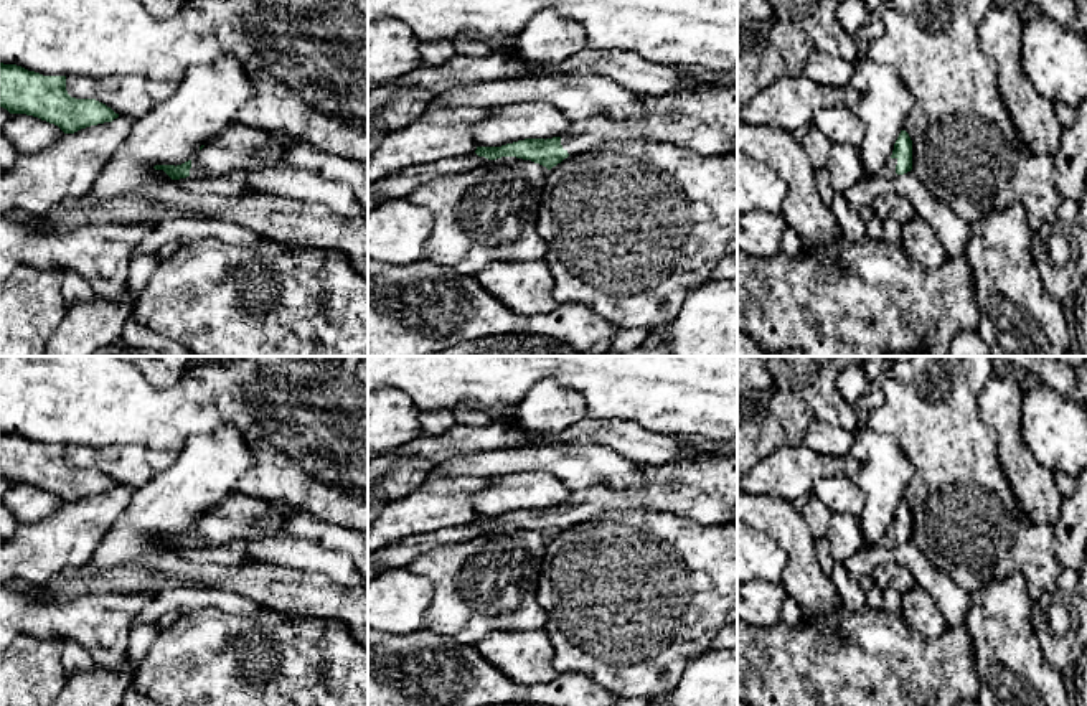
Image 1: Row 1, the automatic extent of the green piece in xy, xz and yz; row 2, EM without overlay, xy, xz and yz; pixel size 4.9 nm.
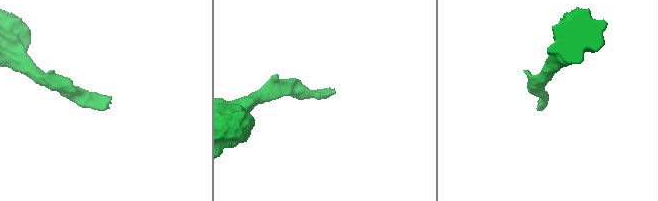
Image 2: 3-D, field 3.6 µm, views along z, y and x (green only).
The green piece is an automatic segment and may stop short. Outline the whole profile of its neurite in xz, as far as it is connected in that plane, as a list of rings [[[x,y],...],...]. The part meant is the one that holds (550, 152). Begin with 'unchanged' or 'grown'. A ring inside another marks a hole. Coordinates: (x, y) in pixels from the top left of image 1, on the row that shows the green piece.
grown; [[[693,82],[665,96],[640,96],[642,117],[594,115],[571,122],[561,137],[477,147],[488,160],[516,157],[551,170],[567,157],[623,140],[656,140],[701,155],[737,150],[737,86]]]

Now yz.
grown; [[[901,130],[891,160],[881,170],[879,175],[892,178],[896,175],[904,175],[912,170],[912,140],[906,130]]]

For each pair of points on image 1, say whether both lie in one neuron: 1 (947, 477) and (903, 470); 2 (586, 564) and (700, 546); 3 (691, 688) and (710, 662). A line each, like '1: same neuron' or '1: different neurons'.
1: different neurons
2: same neuron
3: same neuron

